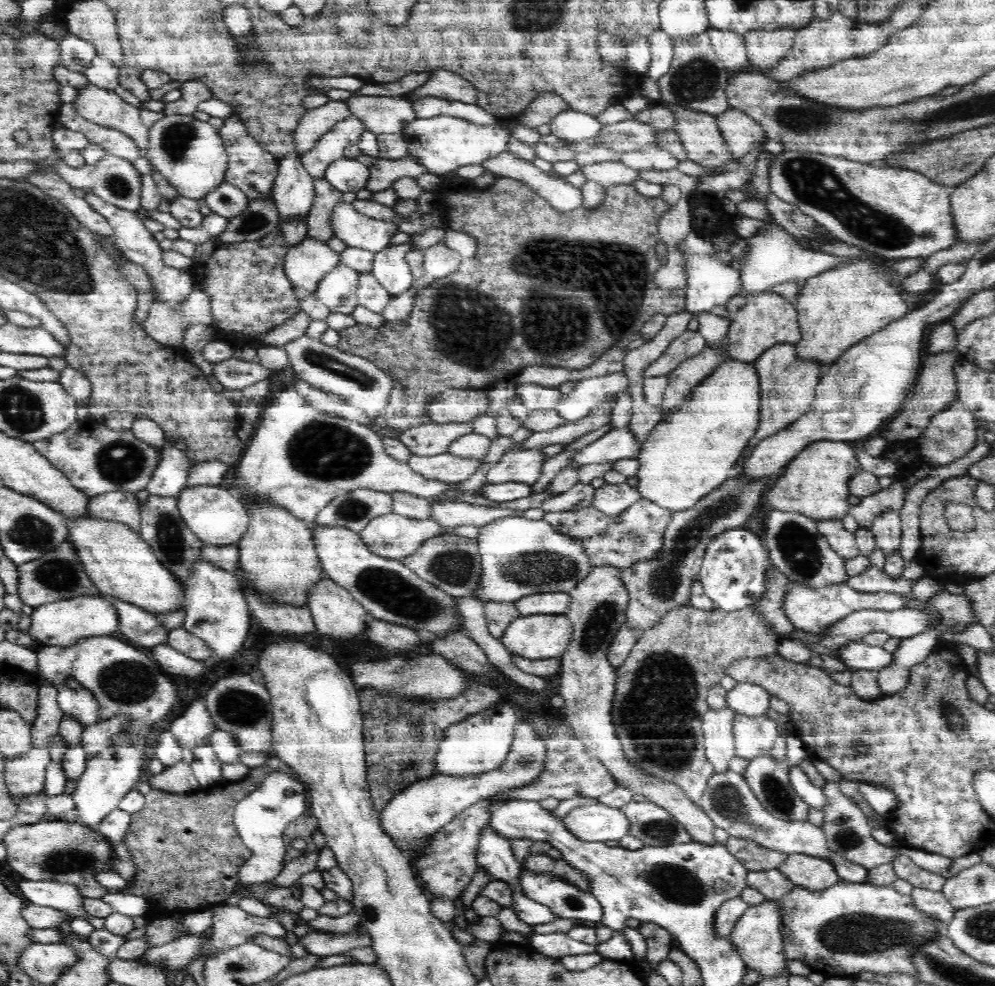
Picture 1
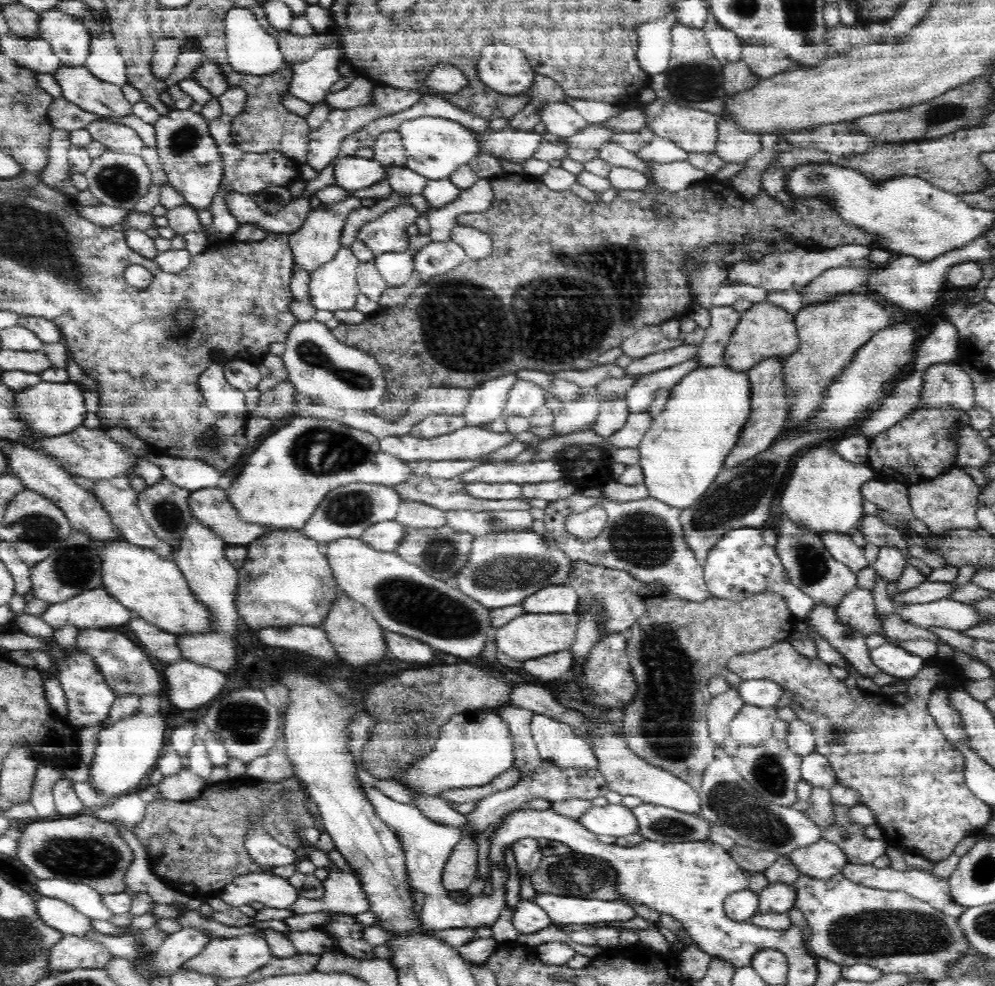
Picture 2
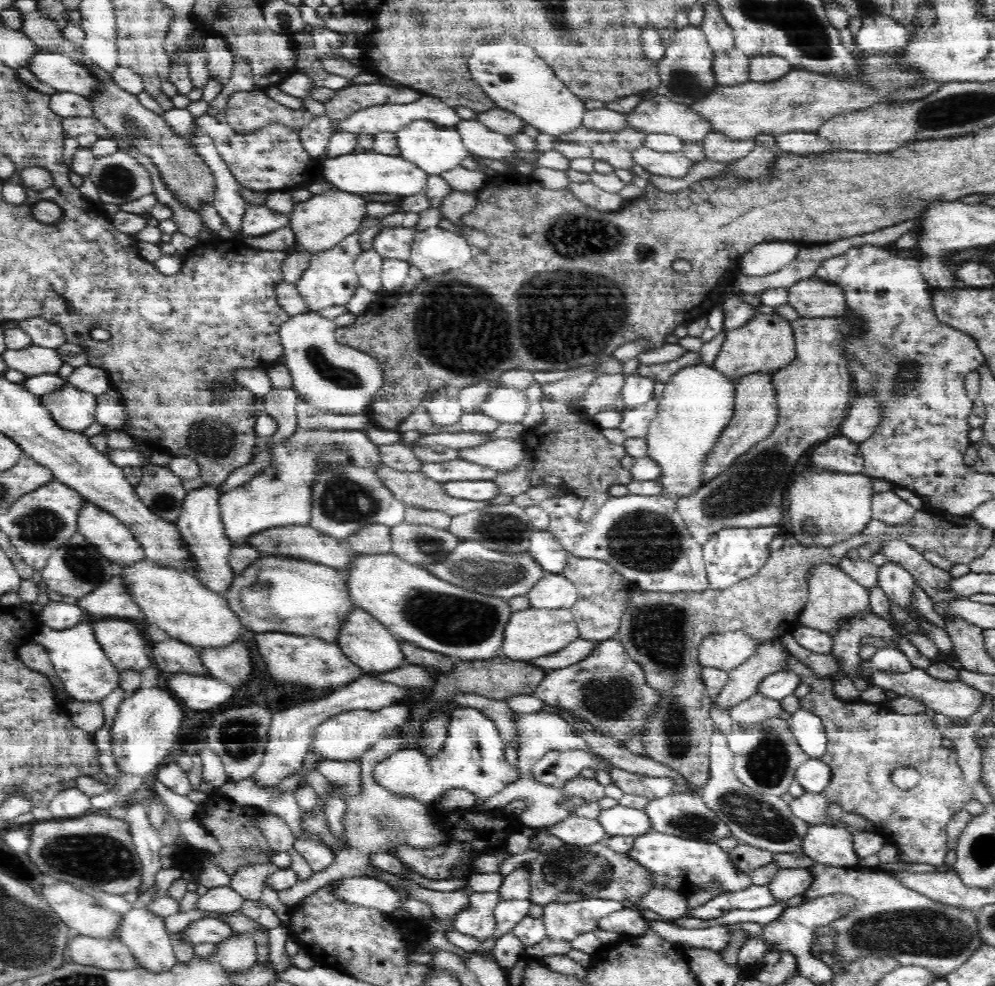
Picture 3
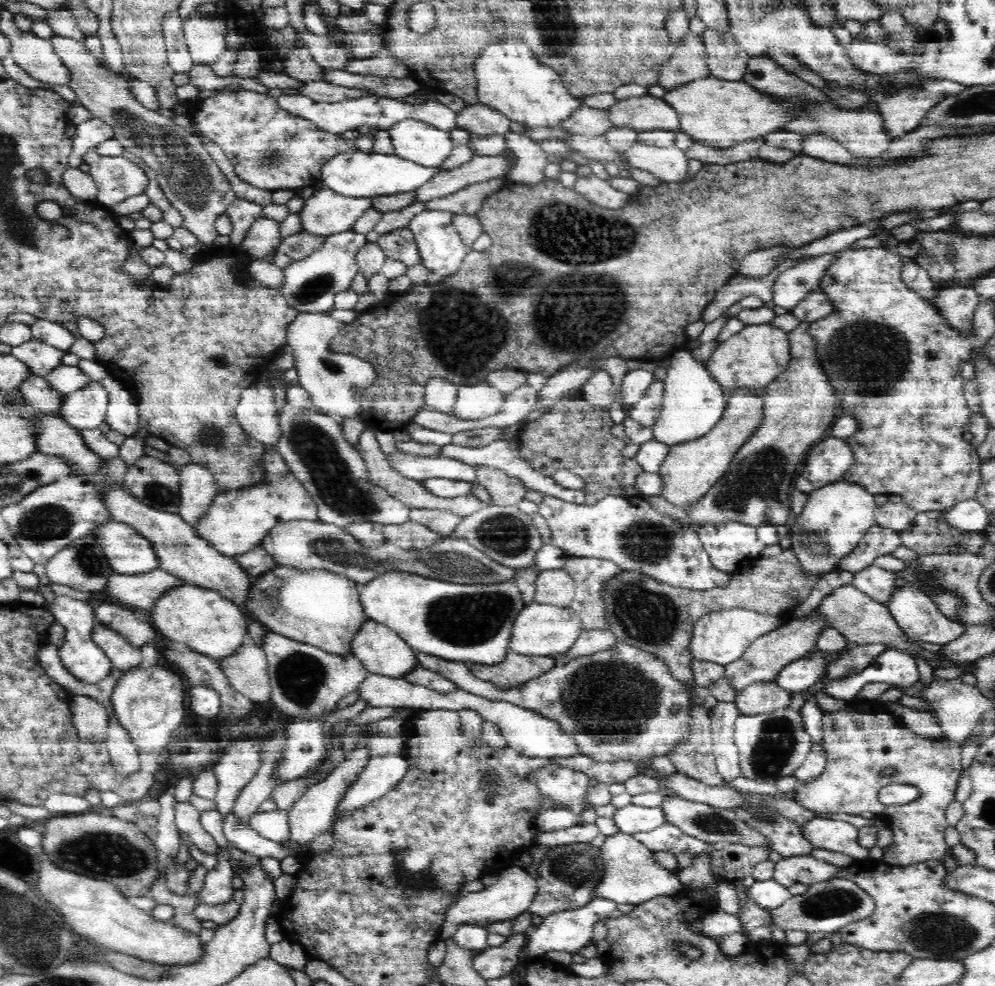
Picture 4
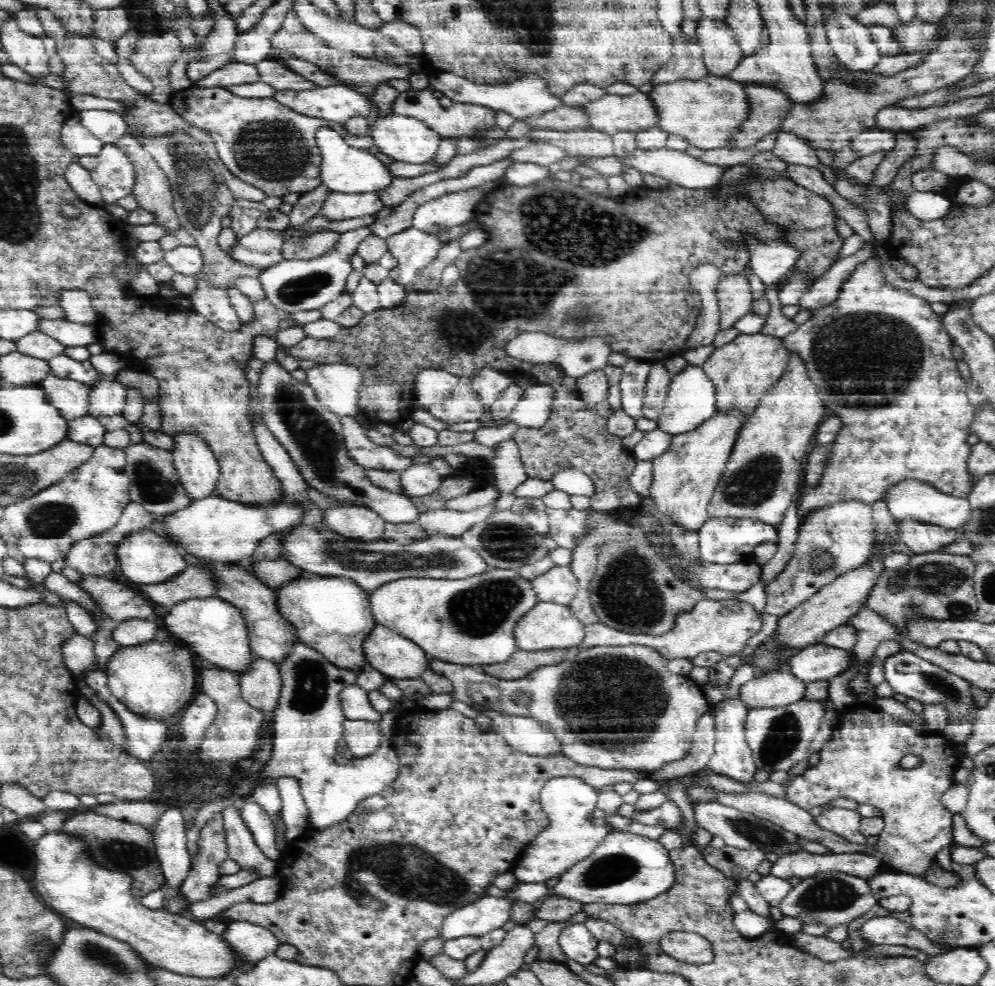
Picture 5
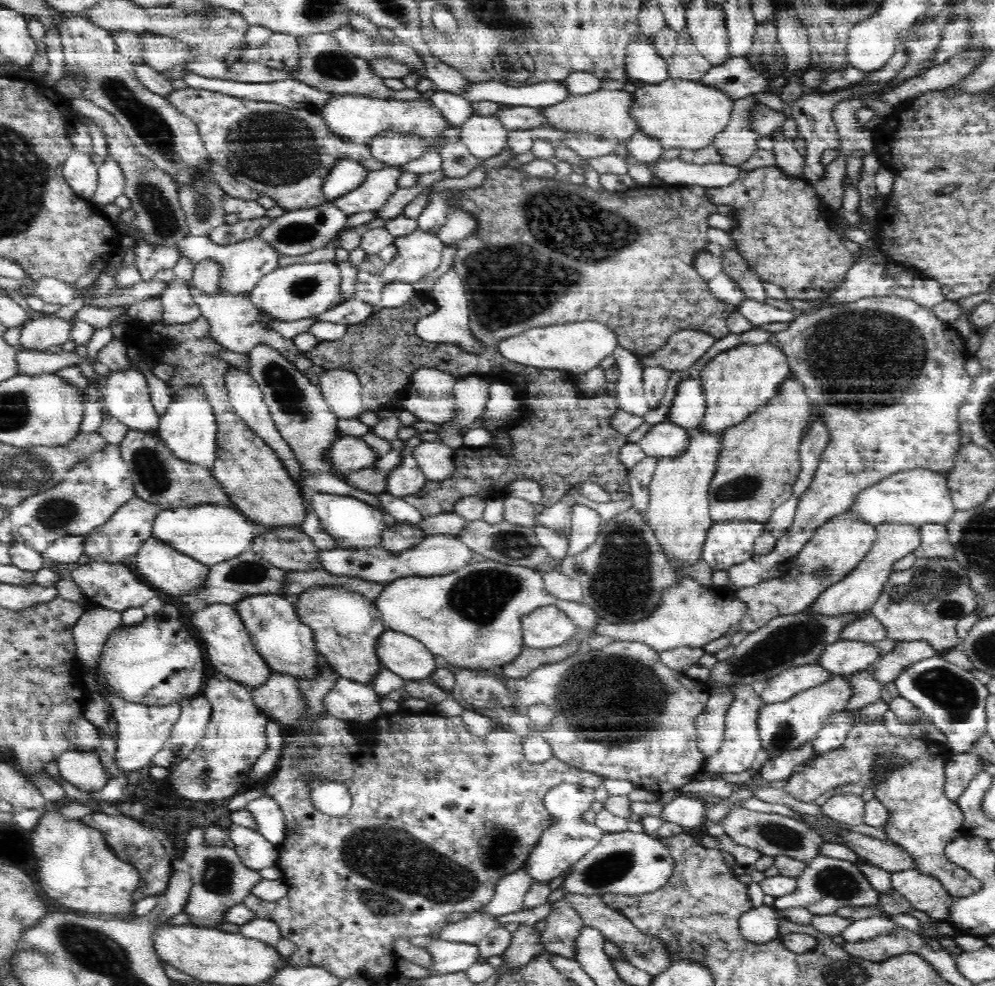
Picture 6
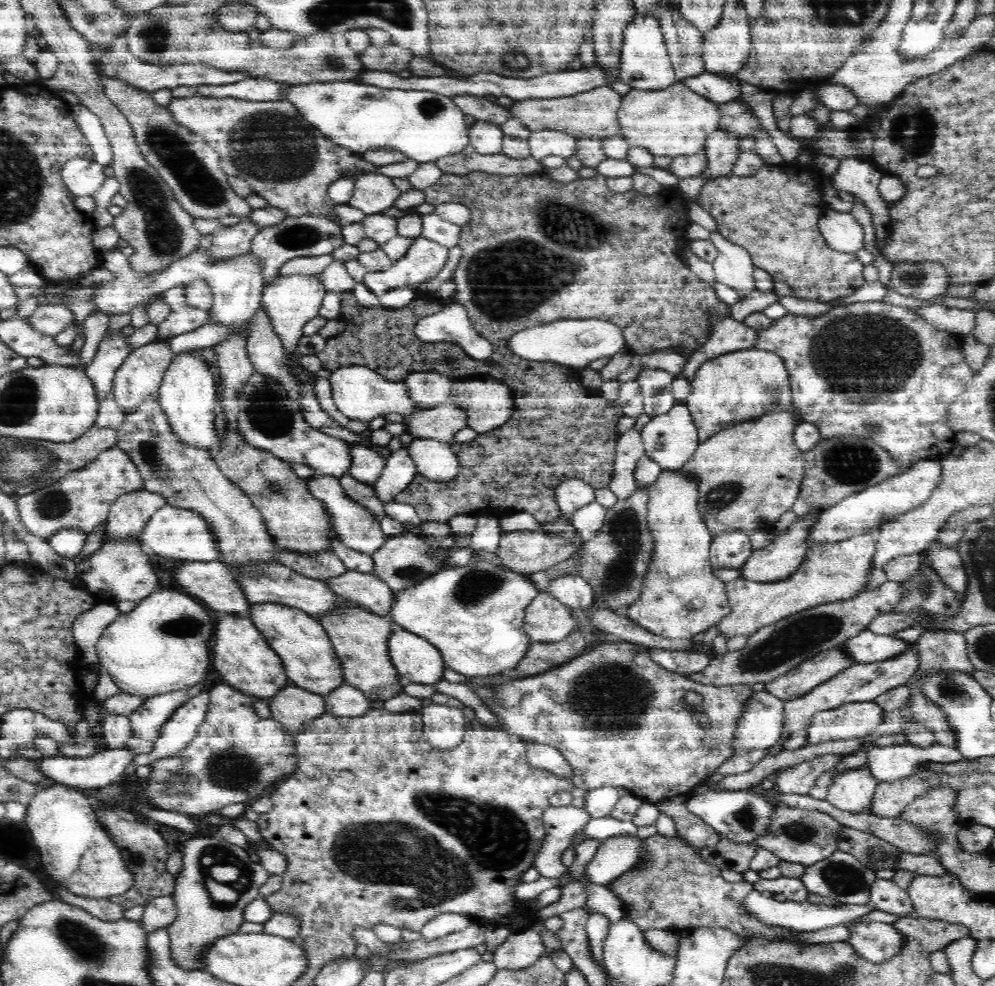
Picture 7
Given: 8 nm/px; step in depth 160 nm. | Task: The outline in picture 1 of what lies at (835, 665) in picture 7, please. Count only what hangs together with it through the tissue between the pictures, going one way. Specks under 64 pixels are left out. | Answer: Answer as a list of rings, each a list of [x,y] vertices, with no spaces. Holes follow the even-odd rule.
[[[736,714],[733,722],[733,741],[735,742],[735,754],[740,758],[752,760],[756,756],[768,755],[774,741],[778,738],[778,731],[780,725],[776,721],[766,717],[766,715],[759,715],[756,717],[748,717],[742,714]]]

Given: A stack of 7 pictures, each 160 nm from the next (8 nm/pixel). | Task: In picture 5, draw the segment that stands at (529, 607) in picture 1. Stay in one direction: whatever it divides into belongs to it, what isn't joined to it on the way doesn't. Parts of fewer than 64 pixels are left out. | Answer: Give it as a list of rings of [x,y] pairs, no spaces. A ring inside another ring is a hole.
[[[554,565],[544,574],[531,580],[540,602],[569,605],[577,595],[579,584],[569,566]]]

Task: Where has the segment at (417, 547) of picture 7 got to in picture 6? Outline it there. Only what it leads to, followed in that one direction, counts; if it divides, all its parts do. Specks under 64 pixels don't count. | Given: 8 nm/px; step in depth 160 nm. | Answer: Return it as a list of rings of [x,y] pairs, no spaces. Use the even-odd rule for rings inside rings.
[[[396,522],[383,532],[381,547],[390,551],[392,555],[400,555],[409,548],[416,547],[425,535],[418,525]]]

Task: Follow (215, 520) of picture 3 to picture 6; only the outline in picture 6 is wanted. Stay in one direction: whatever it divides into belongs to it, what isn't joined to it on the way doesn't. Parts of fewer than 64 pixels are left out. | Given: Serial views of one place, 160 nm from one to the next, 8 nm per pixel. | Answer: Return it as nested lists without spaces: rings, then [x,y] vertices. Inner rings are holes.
[[[188,386],[178,392],[178,396],[172,393],[172,402],[167,406],[166,412],[160,416],[157,435],[166,443],[166,447],[180,460],[188,460],[192,464],[202,464],[205,468],[212,469],[217,457],[217,420],[213,408],[207,401],[205,392],[199,386]]]

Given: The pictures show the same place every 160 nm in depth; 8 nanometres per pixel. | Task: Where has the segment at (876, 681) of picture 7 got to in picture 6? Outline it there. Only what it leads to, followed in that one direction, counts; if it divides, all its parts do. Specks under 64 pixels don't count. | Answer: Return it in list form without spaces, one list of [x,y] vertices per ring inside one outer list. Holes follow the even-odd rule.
[[[923,640],[902,641],[888,655],[882,657],[873,666],[879,684],[894,683],[898,674],[924,658],[933,658],[937,652]],[[850,675],[831,676],[825,684],[799,693],[788,701],[765,704],[761,715],[758,716],[761,749],[769,758],[780,758],[784,752],[792,752],[802,744],[813,741],[825,728],[831,715],[846,710],[847,702],[852,695],[853,684],[850,682]]]

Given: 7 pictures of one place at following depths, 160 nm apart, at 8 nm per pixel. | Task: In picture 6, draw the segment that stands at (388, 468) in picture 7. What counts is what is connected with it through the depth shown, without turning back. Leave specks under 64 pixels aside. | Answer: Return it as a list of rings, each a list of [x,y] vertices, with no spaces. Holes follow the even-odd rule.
[[[419,434],[406,440],[405,448],[402,449],[402,462],[399,462],[396,468],[388,472],[386,481],[388,481],[387,492],[397,496],[408,496],[414,492],[420,492],[420,488],[426,484],[426,475],[418,466],[417,460],[413,458],[413,450],[421,444],[422,440]]]

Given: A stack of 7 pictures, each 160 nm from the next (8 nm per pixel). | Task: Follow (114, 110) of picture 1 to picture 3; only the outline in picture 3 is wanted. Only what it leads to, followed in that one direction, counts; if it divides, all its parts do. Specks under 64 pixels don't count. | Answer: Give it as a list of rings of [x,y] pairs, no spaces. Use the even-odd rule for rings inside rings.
[[[36,50],[27,61],[27,68],[57,91],[73,92],[88,100],[98,88],[98,81],[84,65],[61,52]]]

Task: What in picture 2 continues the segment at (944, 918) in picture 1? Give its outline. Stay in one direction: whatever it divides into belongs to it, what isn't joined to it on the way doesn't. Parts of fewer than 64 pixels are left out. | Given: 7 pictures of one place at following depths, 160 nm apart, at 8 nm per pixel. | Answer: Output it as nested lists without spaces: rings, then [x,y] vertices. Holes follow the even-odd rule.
[[[848,864],[843,868],[843,875],[854,881],[856,884],[869,885],[870,888],[882,890],[904,891],[914,898],[927,902],[932,908],[936,908],[948,916],[959,917],[966,906],[958,904],[951,895],[949,881],[946,878],[938,878],[930,871],[920,871],[909,868],[904,872],[898,872],[891,868],[876,868],[873,864]]]

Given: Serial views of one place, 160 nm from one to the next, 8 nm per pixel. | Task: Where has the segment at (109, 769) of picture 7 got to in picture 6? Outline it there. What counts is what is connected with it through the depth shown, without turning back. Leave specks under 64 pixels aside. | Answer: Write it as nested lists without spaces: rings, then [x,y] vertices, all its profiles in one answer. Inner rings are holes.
[[[103,687],[98,688],[104,701],[112,707],[112,716],[118,723],[116,748],[116,765],[128,772],[150,765],[152,758],[158,754],[171,734],[171,729],[181,716],[184,702],[172,702],[164,706],[148,706],[147,704],[129,703],[117,695],[110,694]]]

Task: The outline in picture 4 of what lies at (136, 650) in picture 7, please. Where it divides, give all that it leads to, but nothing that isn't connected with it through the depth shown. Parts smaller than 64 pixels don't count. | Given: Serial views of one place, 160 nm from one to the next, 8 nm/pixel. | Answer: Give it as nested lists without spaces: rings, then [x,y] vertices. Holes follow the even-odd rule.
[[[135,666],[134,669],[128,669],[115,686],[111,694],[111,713],[130,733],[131,743],[138,752],[164,752],[164,746],[174,739],[178,726],[183,725],[186,692],[182,680],[166,666],[154,666],[150,670],[140,670]]]

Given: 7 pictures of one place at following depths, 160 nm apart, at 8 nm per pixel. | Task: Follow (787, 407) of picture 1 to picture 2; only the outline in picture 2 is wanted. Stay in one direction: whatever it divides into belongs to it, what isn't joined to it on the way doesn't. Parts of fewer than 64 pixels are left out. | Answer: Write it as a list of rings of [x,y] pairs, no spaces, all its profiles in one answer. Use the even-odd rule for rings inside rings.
[[[762,359],[758,364],[749,368],[747,378],[750,379],[750,416],[743,425],[742,434],[738,438],[736,447],[723,461],[724,467],[734,468],[746,460],[765,452],[776,440],[778,433],[782,432],[786,422],[786,383],[782,374],[784,359]]]

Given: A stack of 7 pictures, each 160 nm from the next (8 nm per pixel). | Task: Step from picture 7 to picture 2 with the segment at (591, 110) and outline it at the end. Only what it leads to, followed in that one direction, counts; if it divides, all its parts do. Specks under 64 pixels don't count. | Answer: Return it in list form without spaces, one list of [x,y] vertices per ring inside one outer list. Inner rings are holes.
[[[660,98],[649,103],[643,110],[643,114],[646,115],[648,128],[654,131],[654,134],[676,142],[687,153],[714,153],[716,140],[718,140],[717,124],[719,116],[695,108],[686,108]]]

